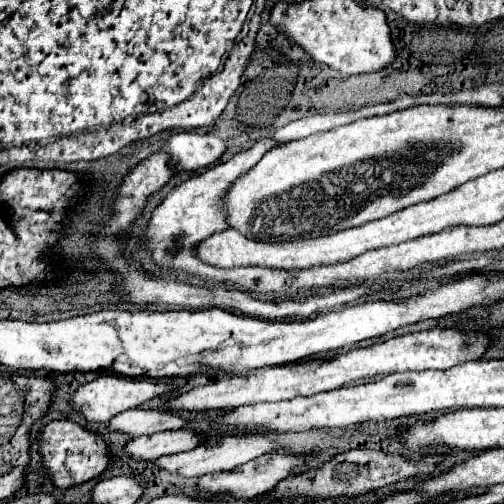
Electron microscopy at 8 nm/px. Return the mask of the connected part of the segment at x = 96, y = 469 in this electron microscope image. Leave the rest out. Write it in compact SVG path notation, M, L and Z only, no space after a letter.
M52 420L52 422L48 422L38 432L38 442L40 442L42 468L44 468L46 476L48 476L48 480L56 488L62 488L62 490L100 476L110 464L108 448L106 448L104 440L98 434L92 434L92 432L84 430L76 422L68 422L68 420Z

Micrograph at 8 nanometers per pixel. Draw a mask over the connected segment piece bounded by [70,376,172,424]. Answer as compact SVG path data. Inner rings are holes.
M98 376L92 382L82 384L72 396L70 396L70 404L76 412L80 412L84 416L84 420L88 424L92 422L108 422L112 416L130 410L130 408L138 408L142 402L162 396L166 392L170 392L172 386L164 384L164 382L152 382L152 380L126 380L126 378L118 378L118 376Z

